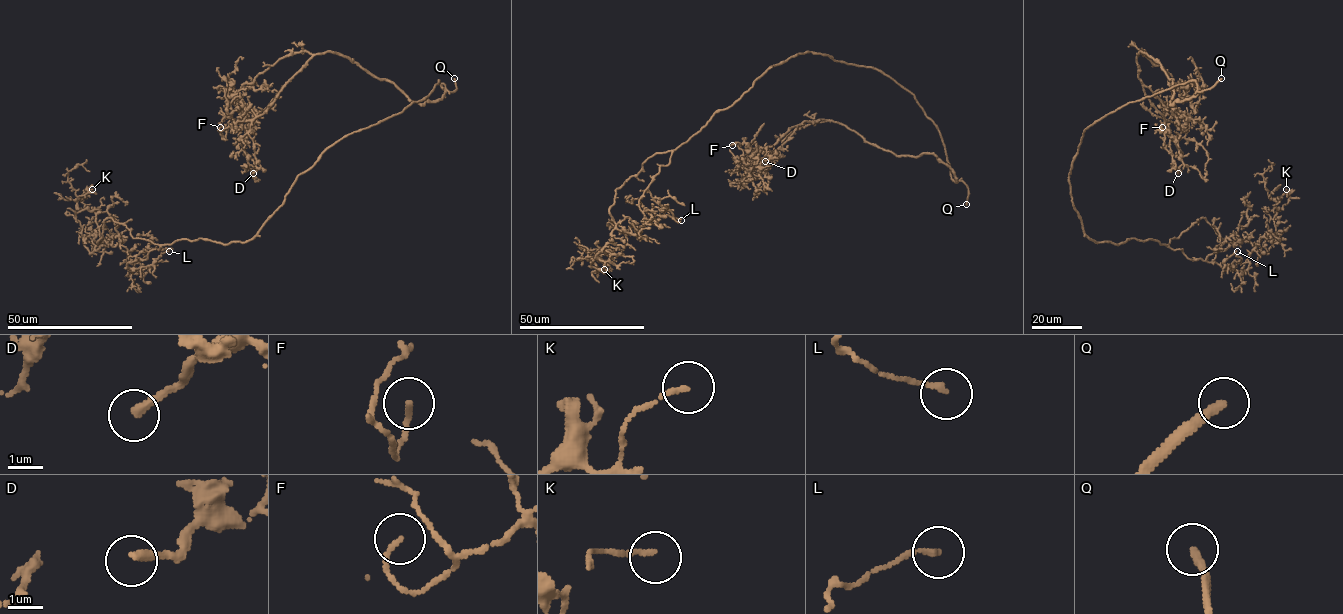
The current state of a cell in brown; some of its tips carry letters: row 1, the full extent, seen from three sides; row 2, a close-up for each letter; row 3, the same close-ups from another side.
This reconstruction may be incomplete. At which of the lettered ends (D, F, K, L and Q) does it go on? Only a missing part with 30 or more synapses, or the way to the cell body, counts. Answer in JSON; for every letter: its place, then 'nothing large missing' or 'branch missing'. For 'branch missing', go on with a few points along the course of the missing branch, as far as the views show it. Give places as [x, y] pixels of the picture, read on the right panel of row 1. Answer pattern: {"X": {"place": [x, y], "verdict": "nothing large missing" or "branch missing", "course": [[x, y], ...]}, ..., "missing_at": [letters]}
{"D": {"place": [1178, 173], "verdict": "nothing large missing"}, "F": {"place": [1162, 127], "verdict": "nothing large missing"}, "K": {"place": [1286, 189], "verdict": "nothing large missing"}, "L": {"place": [1237, 251], "verdict": "nothing large missing"}, "Q": {"place": [1221, 78], "verdict": "branch missing", "course": [[1221, 78], [1228, 73], [1244, 100], [1257, 105]]}, "missing_at": ["Q"]}

